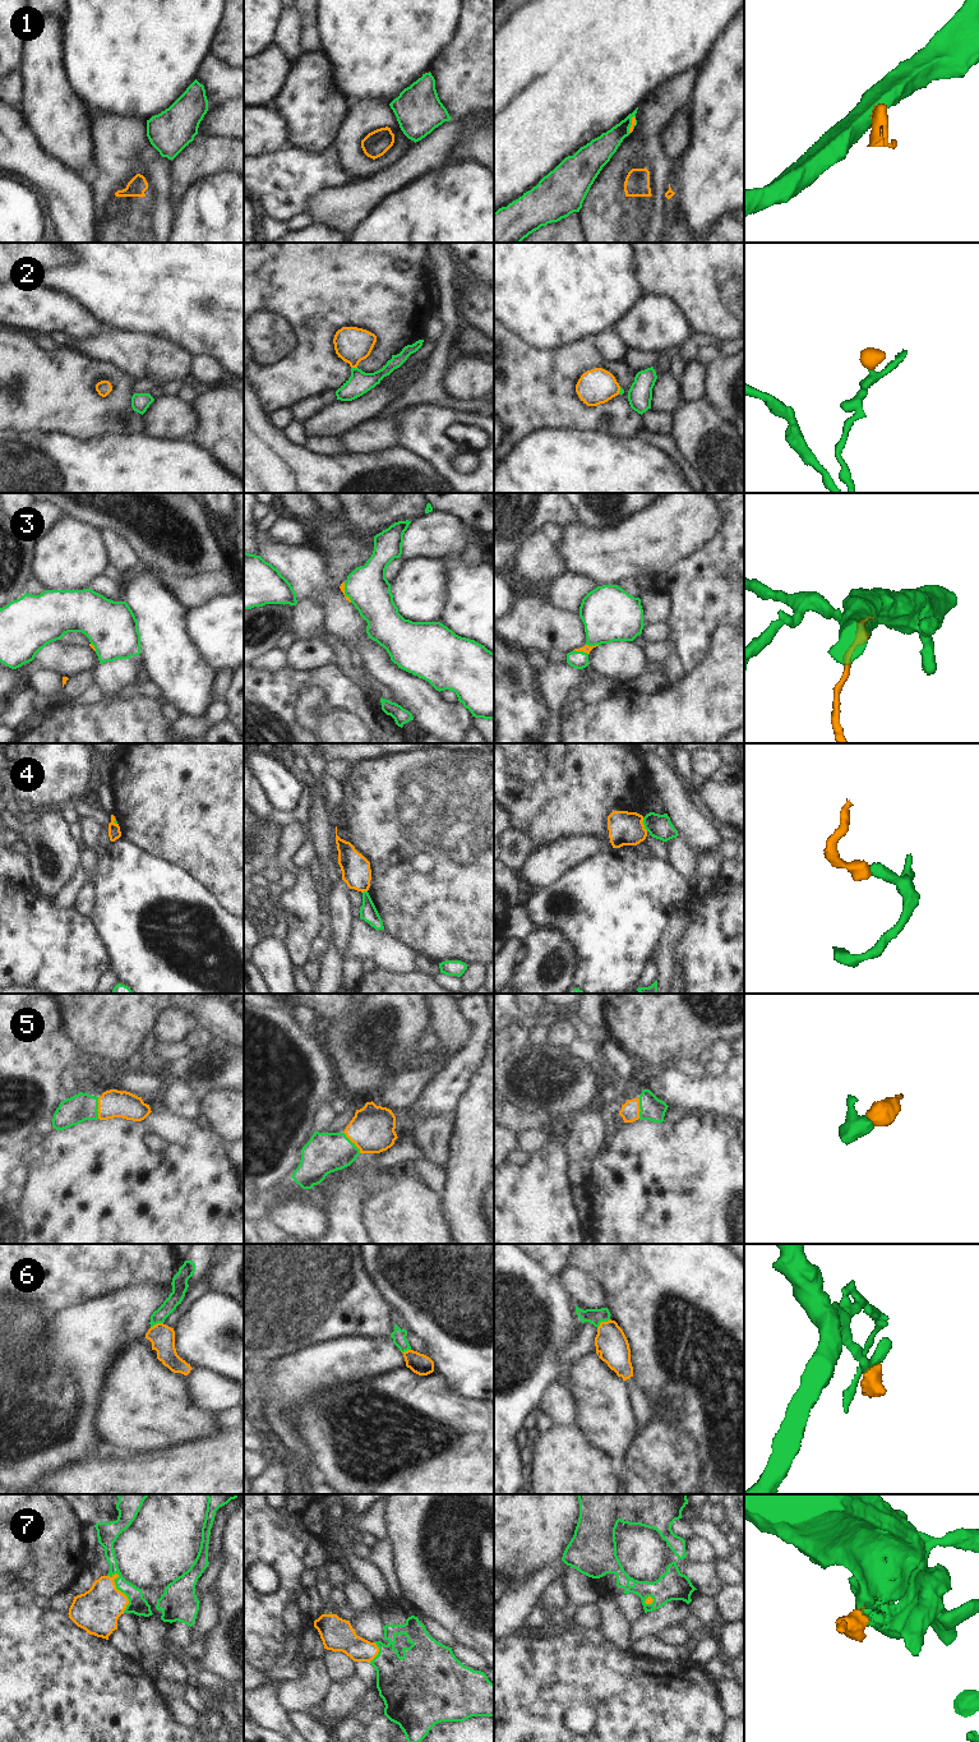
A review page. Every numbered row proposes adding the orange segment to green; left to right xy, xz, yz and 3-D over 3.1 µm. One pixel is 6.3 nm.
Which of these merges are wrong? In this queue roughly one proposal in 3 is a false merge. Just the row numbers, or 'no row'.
1, 4, 6.

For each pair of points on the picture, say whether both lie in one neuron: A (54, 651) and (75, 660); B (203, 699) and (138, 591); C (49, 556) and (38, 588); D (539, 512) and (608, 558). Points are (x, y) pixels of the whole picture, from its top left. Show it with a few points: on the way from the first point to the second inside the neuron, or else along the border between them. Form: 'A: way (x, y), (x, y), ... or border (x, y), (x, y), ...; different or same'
A: way (59, 657), (70, 660); same
B: way (180, 672), (166, 650), (161, 618); same
C: border (36, 576), (46, 589); different
D: border (577, 520), (569, 521), (562, 528); different

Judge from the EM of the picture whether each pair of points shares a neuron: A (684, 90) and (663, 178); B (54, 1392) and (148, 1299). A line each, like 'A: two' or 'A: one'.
A: one
B: one

